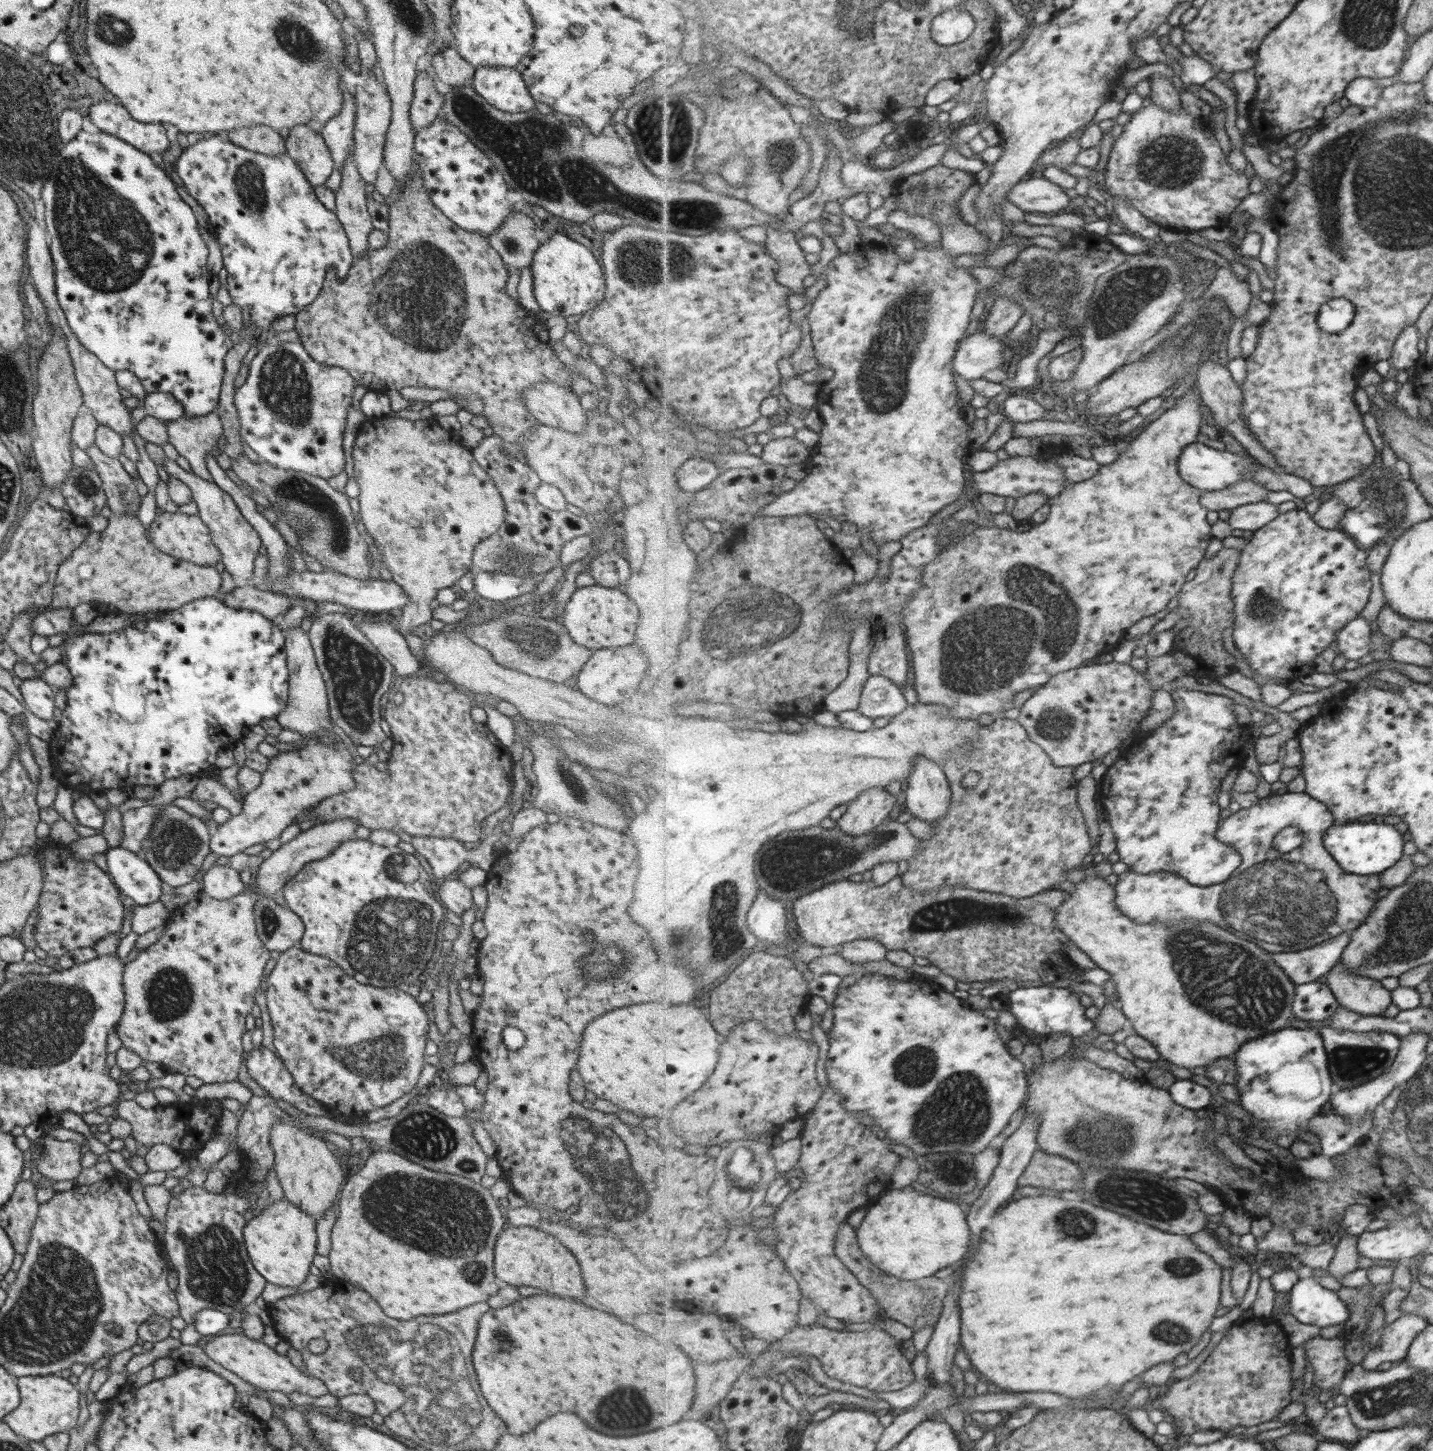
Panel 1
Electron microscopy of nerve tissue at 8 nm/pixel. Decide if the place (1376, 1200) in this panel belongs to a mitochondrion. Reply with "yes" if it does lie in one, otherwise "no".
no

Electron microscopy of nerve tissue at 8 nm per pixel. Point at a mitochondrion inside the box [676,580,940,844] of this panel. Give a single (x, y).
(768, 618)

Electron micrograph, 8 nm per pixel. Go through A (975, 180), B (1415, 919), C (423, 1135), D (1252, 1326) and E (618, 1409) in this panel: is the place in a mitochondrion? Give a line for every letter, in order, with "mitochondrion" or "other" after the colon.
A: other
B: mitochondrion
C: mitochondrion
D: other
E: mitochondrion

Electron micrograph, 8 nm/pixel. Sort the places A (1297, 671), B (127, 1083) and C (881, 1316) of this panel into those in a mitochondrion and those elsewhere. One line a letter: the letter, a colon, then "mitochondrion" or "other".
A: other
B: other
C: other

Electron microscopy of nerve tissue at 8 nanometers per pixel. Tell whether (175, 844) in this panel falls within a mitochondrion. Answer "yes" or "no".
yes

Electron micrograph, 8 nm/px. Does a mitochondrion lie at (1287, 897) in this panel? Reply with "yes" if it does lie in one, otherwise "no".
yes

